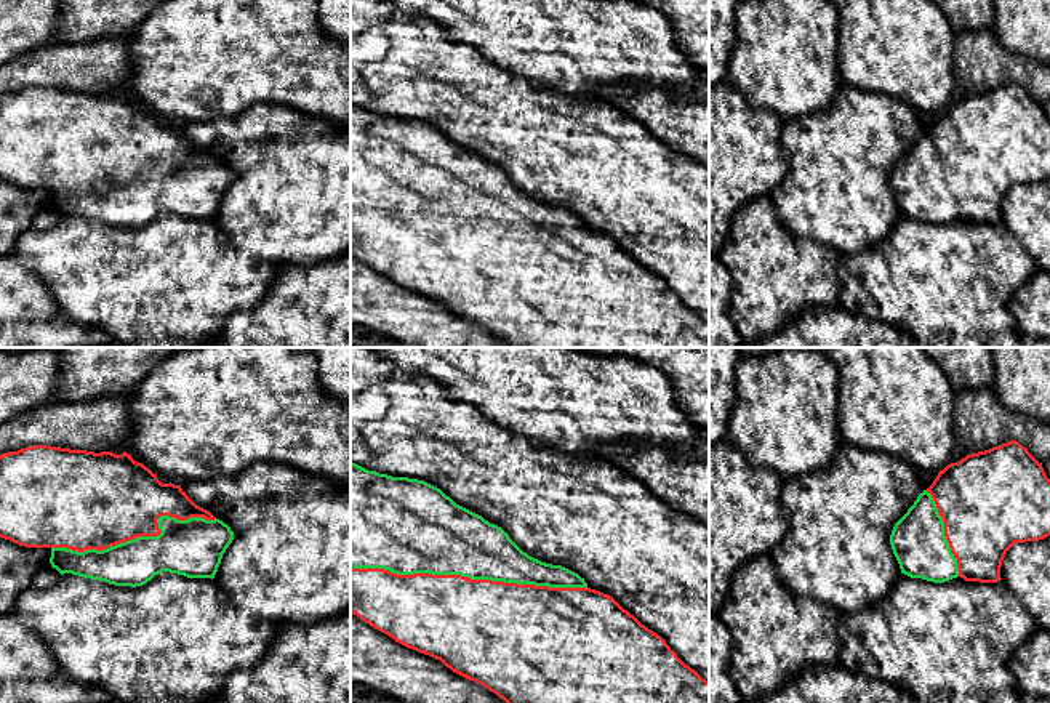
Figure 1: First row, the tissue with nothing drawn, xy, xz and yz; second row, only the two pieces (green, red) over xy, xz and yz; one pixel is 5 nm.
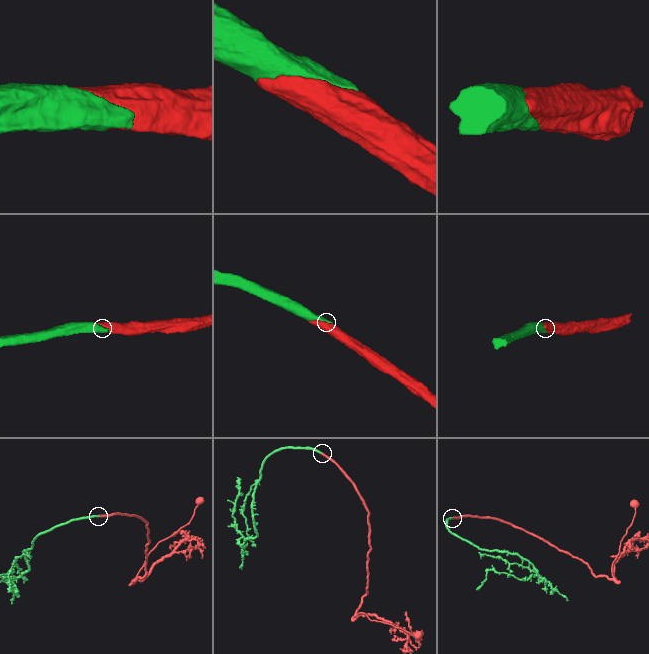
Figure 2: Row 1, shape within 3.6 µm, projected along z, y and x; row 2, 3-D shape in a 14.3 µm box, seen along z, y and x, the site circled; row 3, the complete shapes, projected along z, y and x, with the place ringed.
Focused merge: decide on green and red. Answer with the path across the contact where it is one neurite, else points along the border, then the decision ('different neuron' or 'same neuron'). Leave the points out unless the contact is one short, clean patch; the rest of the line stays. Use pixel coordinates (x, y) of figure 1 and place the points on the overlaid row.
same neuron

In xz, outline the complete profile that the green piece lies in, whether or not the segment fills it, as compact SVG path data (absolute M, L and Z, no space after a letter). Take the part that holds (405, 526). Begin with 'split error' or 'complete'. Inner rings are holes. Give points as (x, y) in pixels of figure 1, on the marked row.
split error | M351 461L351 612L395 642L440 660L453 673L496 693L506 703L709 703L709 682L685 665L666 641L624 610L611 596L591 589L584 578L523 552L509 535L456 504L440 488L418 479L392 477Z

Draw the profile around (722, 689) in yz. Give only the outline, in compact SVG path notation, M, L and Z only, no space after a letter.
M709 613L709 703L744 703L731 679L731 634Z

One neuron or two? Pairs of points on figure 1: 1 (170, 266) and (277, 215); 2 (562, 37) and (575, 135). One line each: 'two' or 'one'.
1: two
2: two

